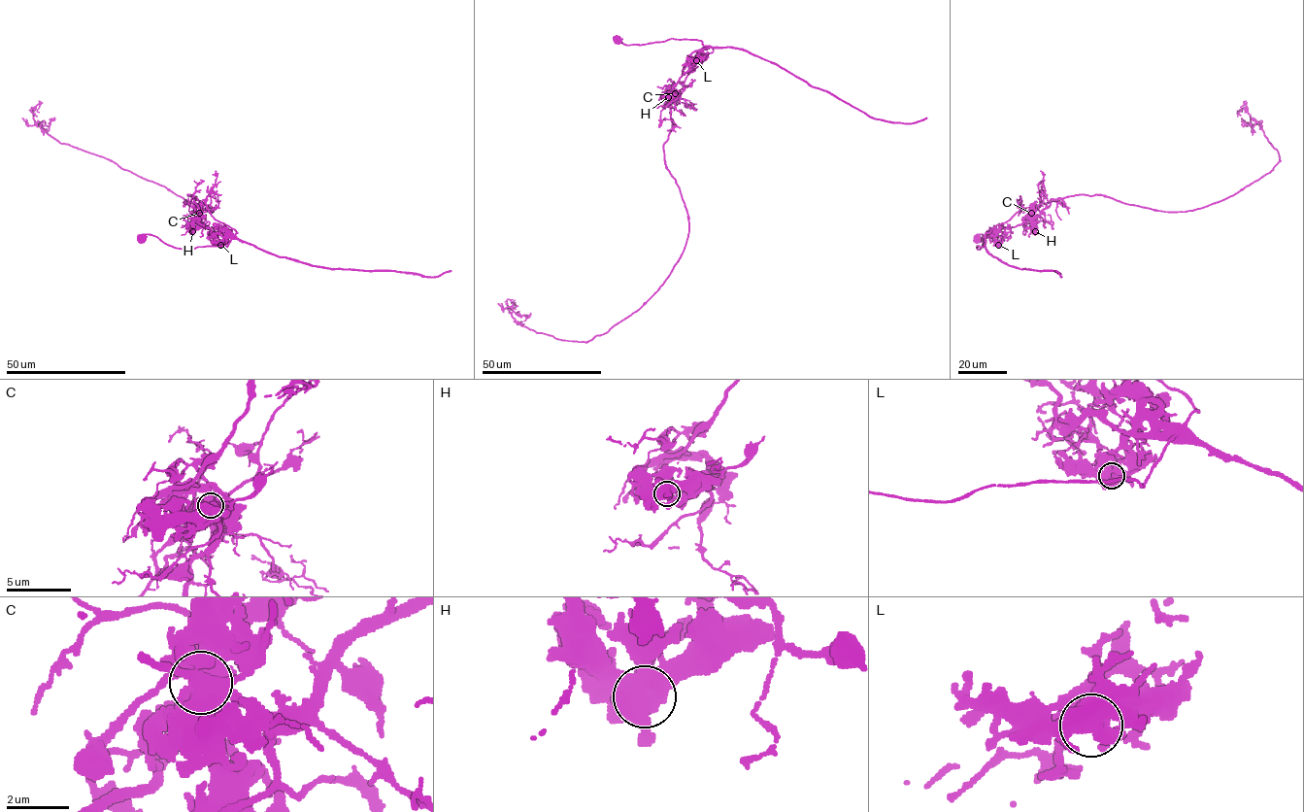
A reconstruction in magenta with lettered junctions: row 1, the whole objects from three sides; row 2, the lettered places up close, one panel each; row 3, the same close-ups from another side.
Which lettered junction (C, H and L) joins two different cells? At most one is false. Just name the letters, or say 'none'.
C

